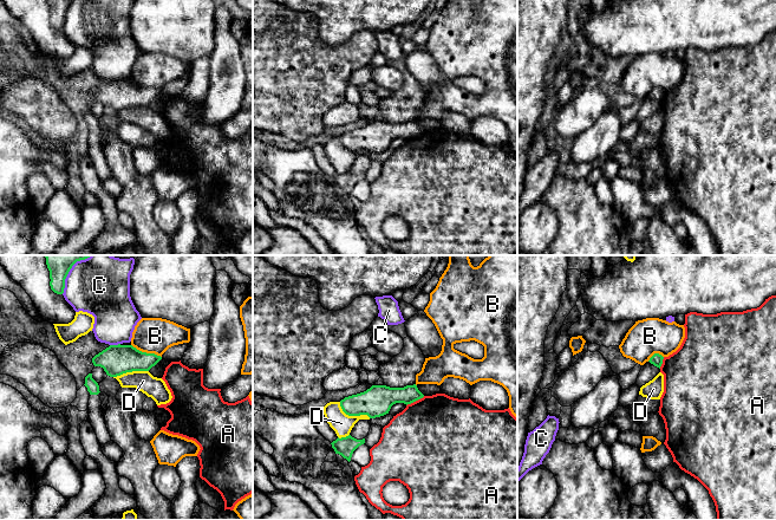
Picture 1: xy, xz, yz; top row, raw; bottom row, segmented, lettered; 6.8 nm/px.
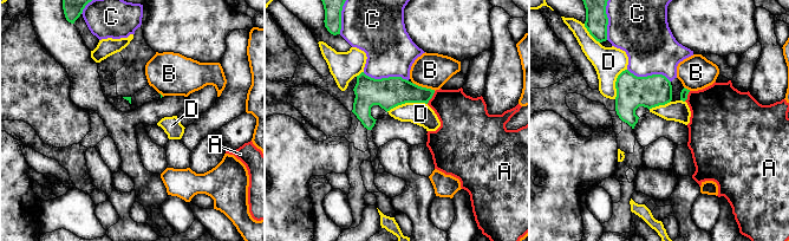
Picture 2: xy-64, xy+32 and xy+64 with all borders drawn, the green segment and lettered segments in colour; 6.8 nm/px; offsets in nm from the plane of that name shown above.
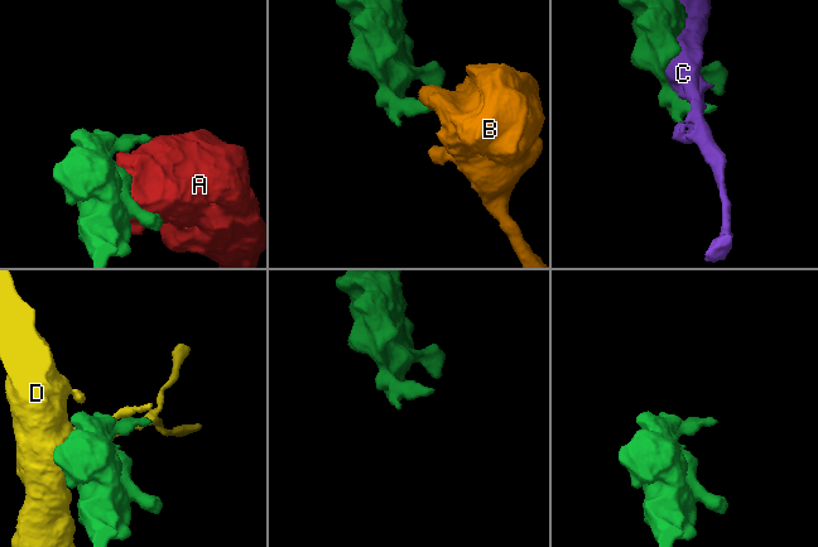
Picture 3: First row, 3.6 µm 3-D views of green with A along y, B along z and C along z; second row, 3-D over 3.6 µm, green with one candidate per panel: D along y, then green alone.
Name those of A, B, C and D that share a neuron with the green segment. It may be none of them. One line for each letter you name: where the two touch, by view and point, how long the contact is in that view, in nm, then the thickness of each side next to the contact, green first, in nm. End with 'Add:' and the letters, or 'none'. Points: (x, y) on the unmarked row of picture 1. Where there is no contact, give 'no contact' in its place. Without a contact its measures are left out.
Add: none

